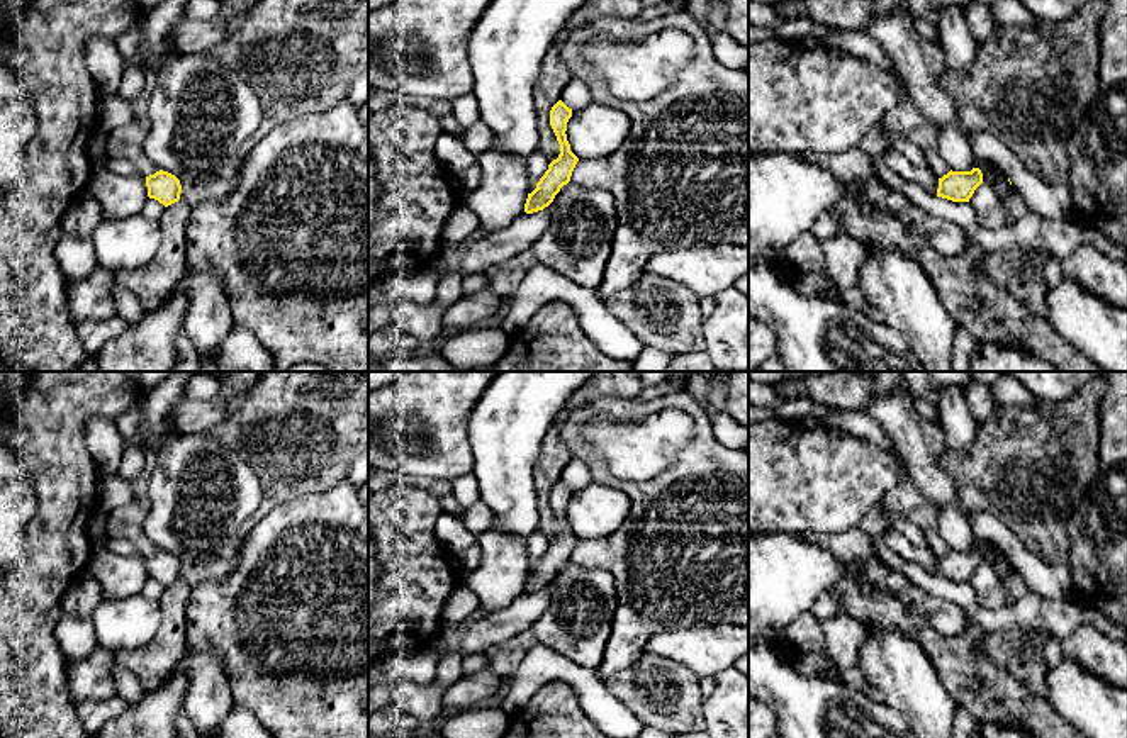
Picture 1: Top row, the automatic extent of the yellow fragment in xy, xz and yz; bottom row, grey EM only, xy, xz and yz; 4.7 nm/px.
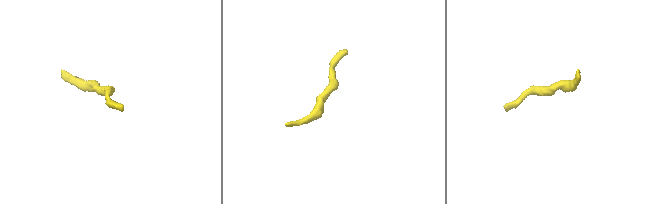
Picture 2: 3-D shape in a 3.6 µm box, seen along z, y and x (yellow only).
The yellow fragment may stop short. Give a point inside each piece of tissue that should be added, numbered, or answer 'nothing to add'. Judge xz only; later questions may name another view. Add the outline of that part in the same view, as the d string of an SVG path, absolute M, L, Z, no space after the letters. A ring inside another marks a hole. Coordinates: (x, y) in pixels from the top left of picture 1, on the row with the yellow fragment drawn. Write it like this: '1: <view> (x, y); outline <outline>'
nothing to add

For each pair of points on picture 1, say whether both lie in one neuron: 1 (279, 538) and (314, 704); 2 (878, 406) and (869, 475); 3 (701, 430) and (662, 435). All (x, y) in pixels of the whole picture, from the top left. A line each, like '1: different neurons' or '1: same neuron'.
1: same neuron
2: different neurons
3: different neurons

